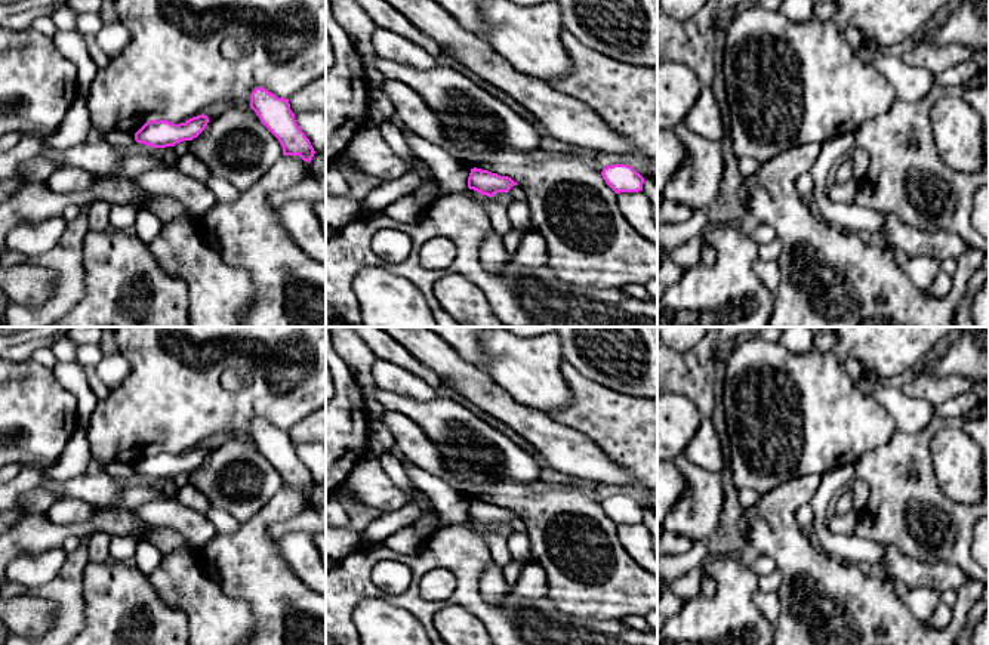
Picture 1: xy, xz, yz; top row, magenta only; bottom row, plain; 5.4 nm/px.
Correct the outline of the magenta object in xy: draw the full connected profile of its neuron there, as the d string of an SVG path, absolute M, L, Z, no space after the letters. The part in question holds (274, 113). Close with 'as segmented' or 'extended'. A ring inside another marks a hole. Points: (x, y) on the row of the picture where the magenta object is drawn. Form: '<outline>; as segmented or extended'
M256 87L250 93L250 108L261 123L278 139L283 155L299 155L311 163L315 151L301 130L290 109L289 99L277 98L266 89Z; as segmented

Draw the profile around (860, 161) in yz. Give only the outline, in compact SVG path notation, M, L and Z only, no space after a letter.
M854 146L850 157L853 161L853 179L860 180L869 167L869 157L860 146Z

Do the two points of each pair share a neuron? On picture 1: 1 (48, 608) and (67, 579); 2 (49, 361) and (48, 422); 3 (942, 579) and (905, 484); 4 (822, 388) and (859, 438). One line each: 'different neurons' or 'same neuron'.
1: different neurons
2: different neurons
3: different neurons
4: same neuron

